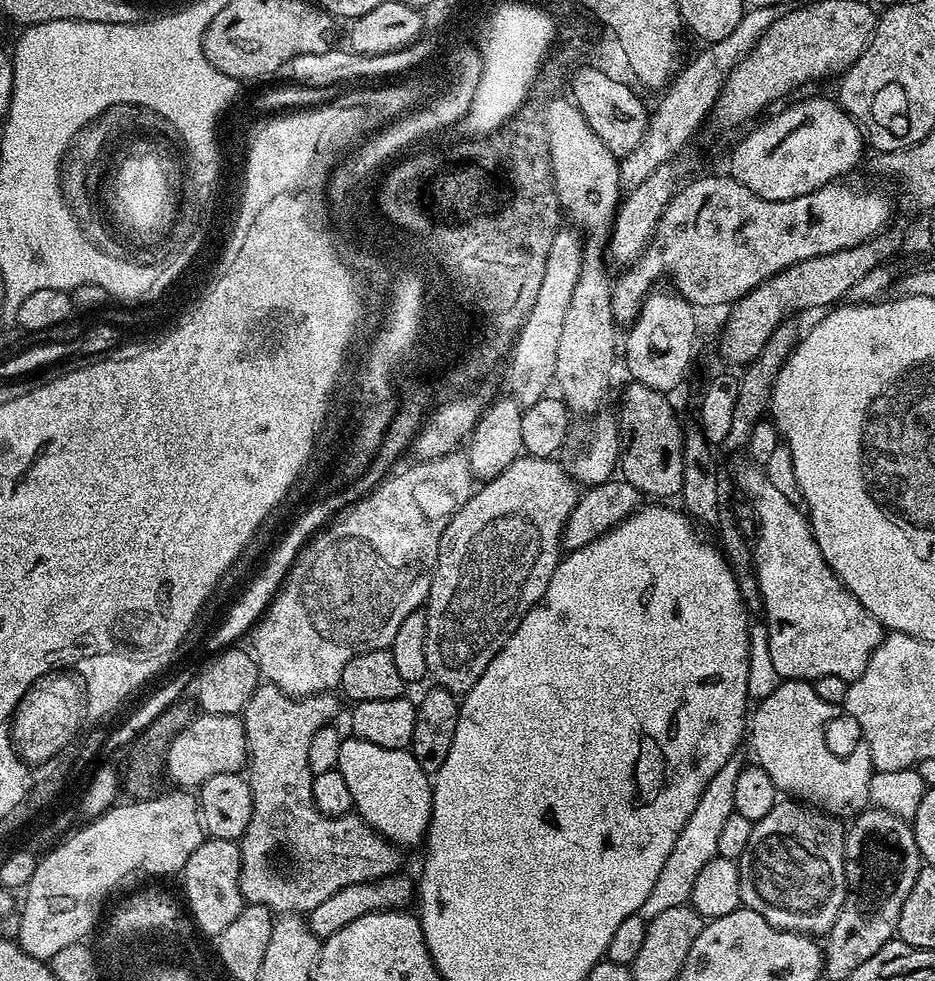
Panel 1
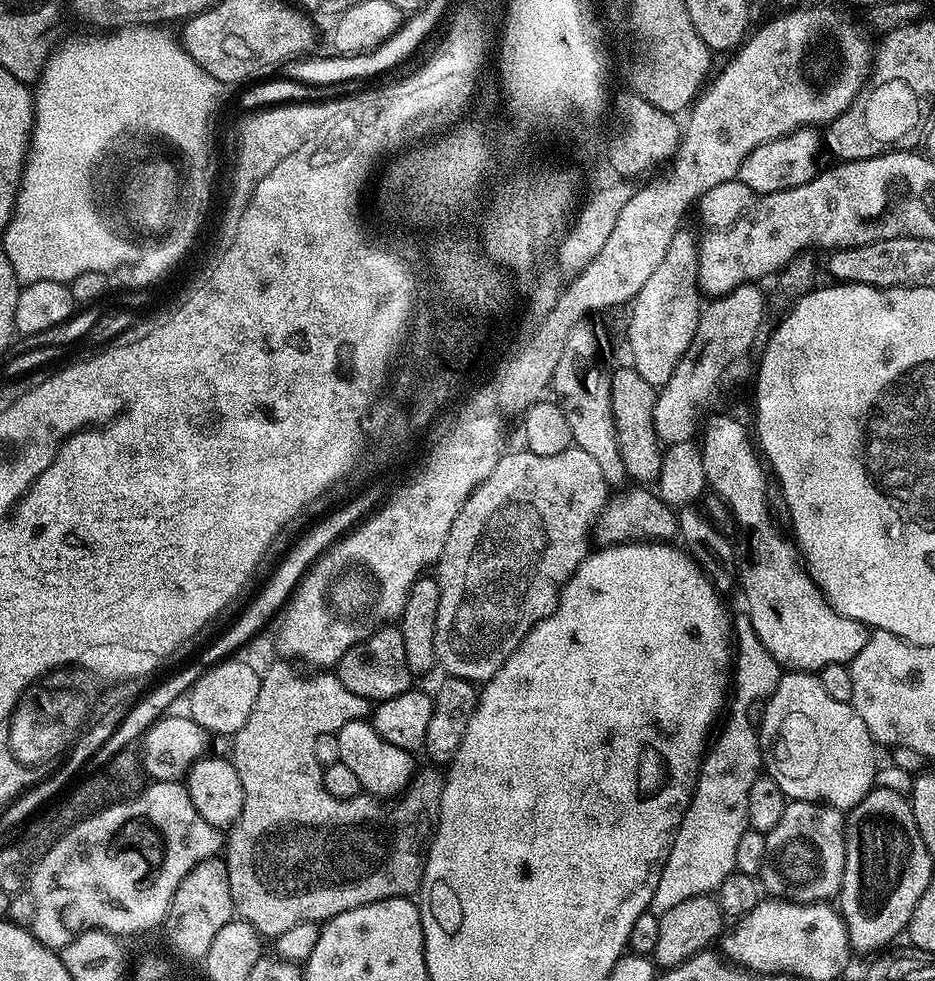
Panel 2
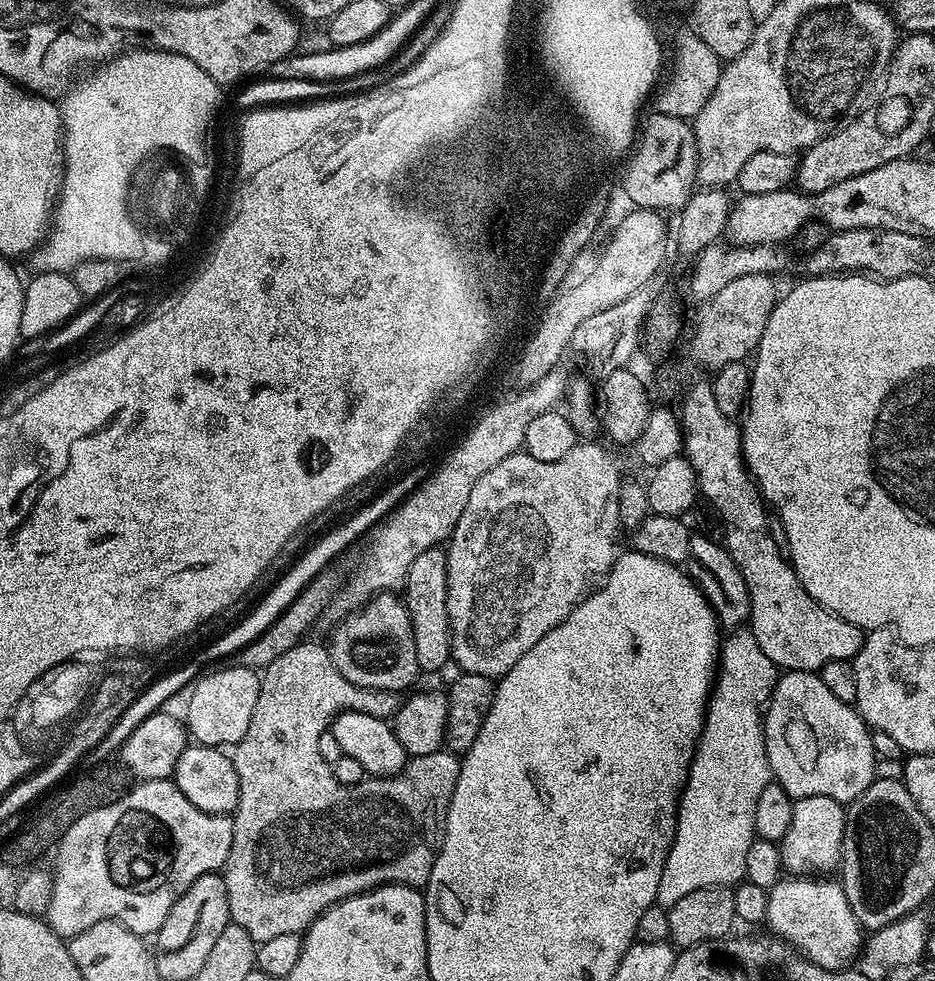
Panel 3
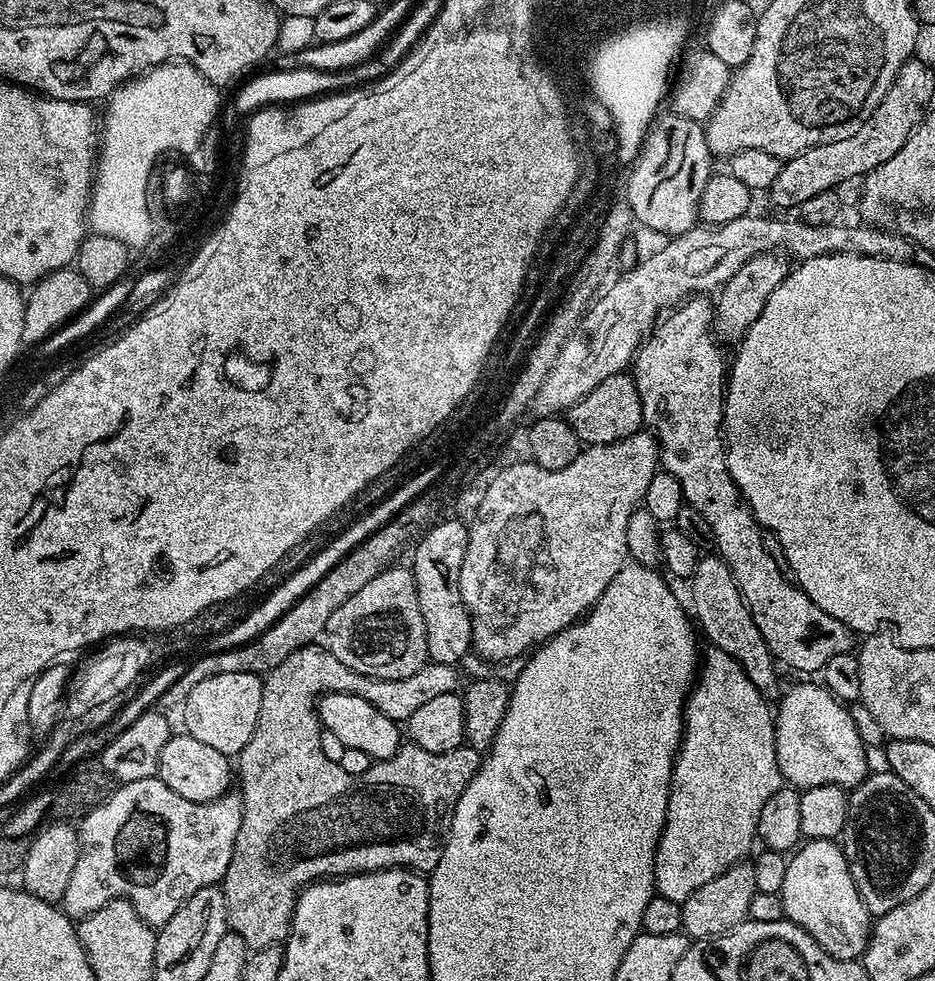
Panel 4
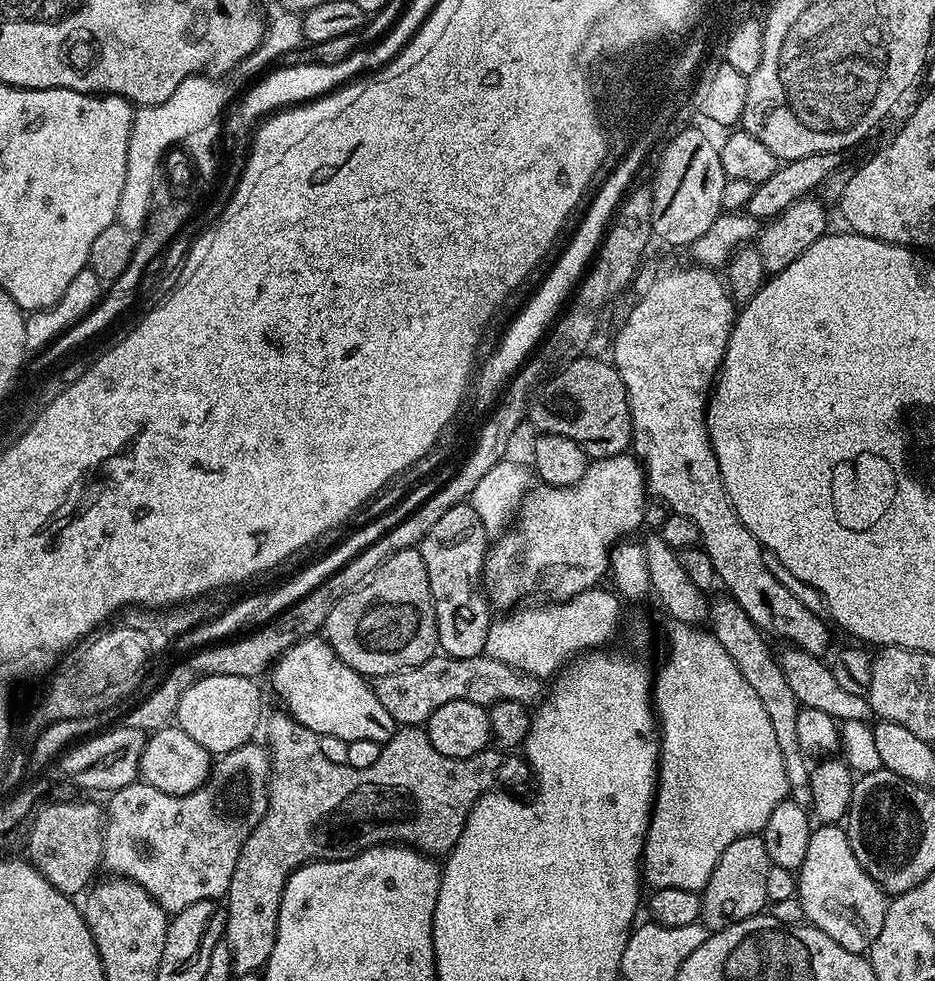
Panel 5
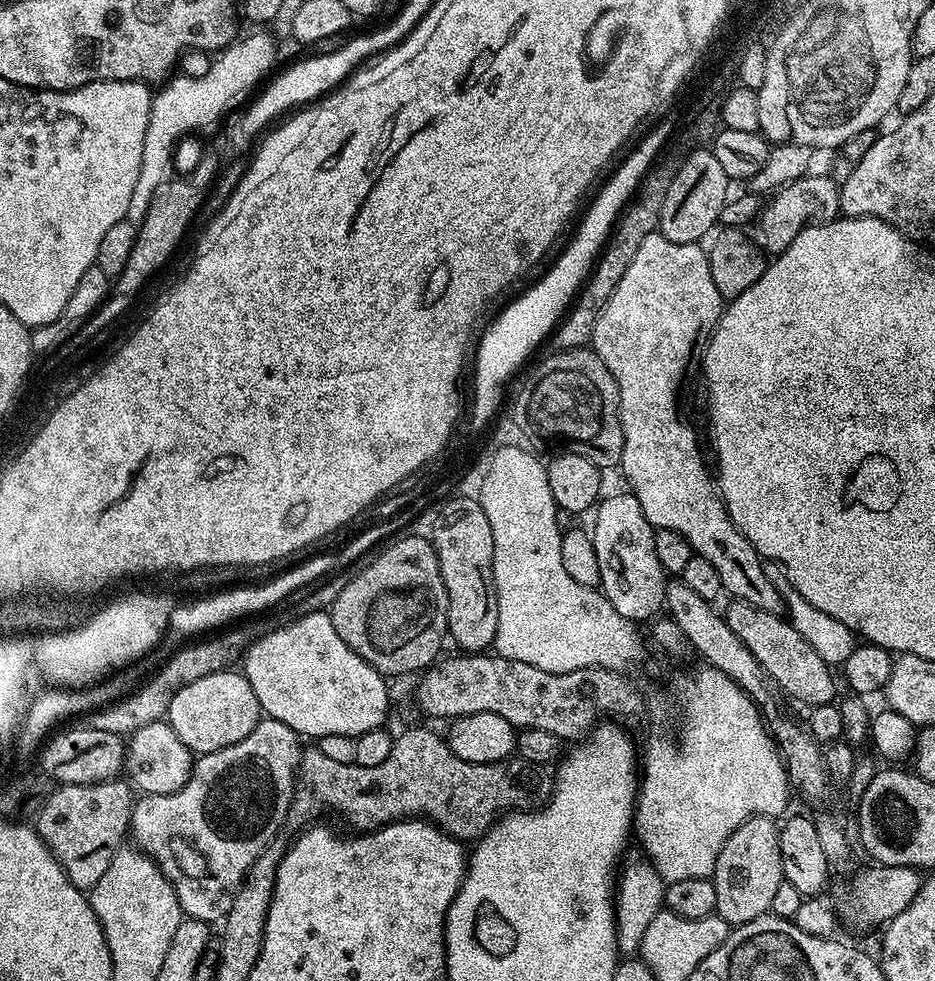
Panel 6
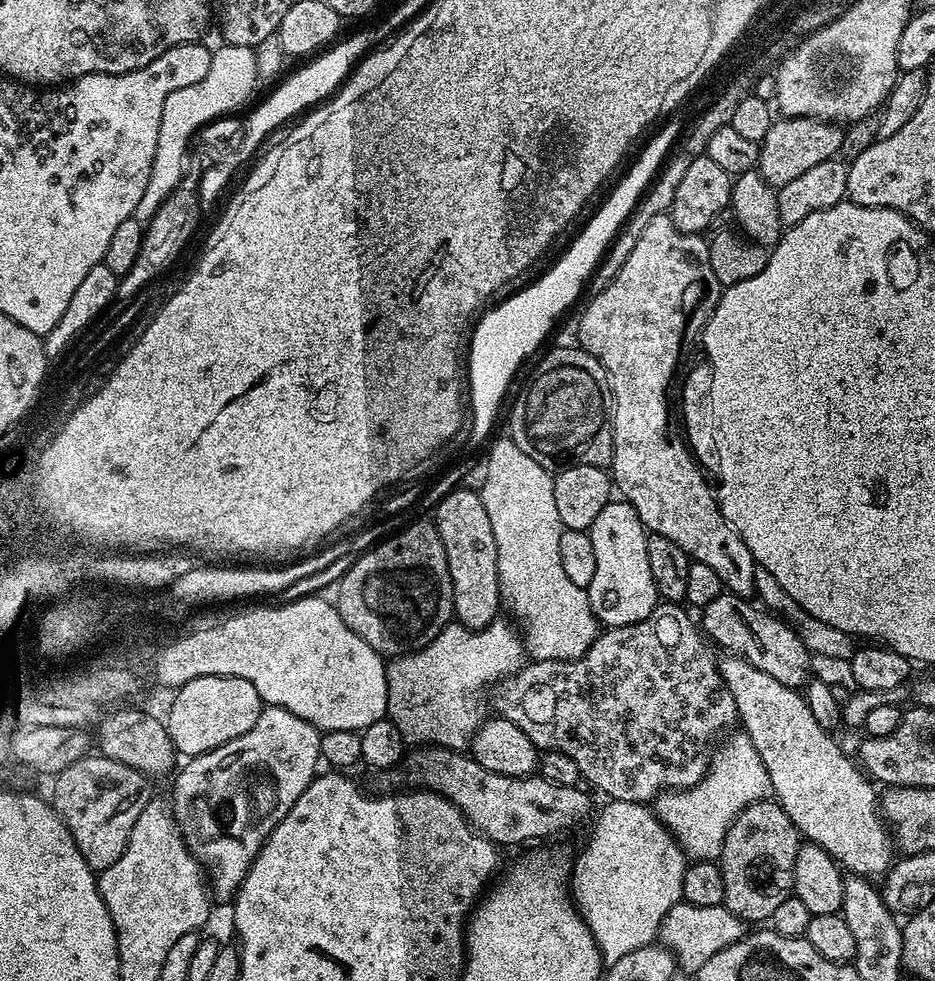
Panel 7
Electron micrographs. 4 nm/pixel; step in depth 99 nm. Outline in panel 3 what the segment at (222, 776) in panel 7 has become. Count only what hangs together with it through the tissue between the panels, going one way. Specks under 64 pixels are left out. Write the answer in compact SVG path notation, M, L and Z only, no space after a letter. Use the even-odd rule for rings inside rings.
M171 779L145 780L135 786L112 805L78 818L58 842L46 923L61 938L82 934L82 930L103 920L116 920L138 937L151 937L166 922L174 902L195 880L211 872L219 873L224 867L234 838L231 815L216 816L198 810Z

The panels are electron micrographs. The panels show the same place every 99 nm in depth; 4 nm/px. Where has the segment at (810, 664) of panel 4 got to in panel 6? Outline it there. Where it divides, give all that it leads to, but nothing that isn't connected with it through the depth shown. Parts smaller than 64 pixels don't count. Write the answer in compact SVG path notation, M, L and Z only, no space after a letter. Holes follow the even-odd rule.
M659 231L652 232L634 254L634 260L601 310L593 328L590 348L606 366L606 370L610 370L620 391L620 421L624 427L624 445L618 468L619 471L624 471L624 476L632 487L629 488L630 495L638 498L642 514L646 514L653 528L665 528L682 534L682 538L690 542L693 553L704 556L706 562L710 562L710 566L718 570L718 578L722 578L724 592L730 594L729 597L744 600L758 610L779 613L782 601L774 582L766 578L766 574L762 574L762 557L754 550L754 546L750 546L748 539L736 529L728 516L714 483L713 473L710 468L708 473L708 468L704 465L704 456L696 441L697 429L687 419L684 421L680 417L678 393L685 383L683 380L686 380L686 373L689 371L688 363L693 363L694 360L692 351L696 332L700 324L719 320L720 313L726 307L711 277L709 253L700 247L699 243L670 242L670 238L661 236Z

